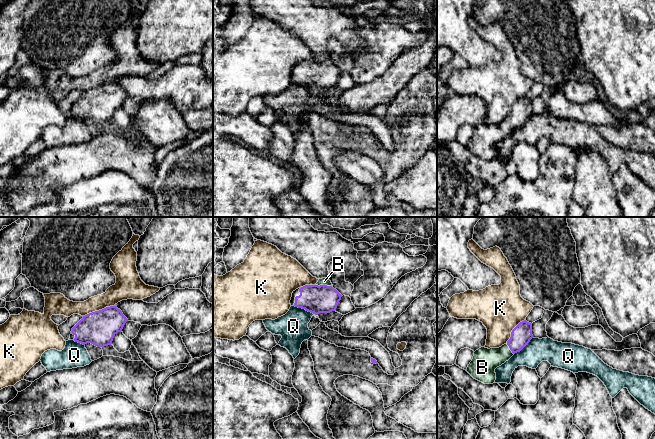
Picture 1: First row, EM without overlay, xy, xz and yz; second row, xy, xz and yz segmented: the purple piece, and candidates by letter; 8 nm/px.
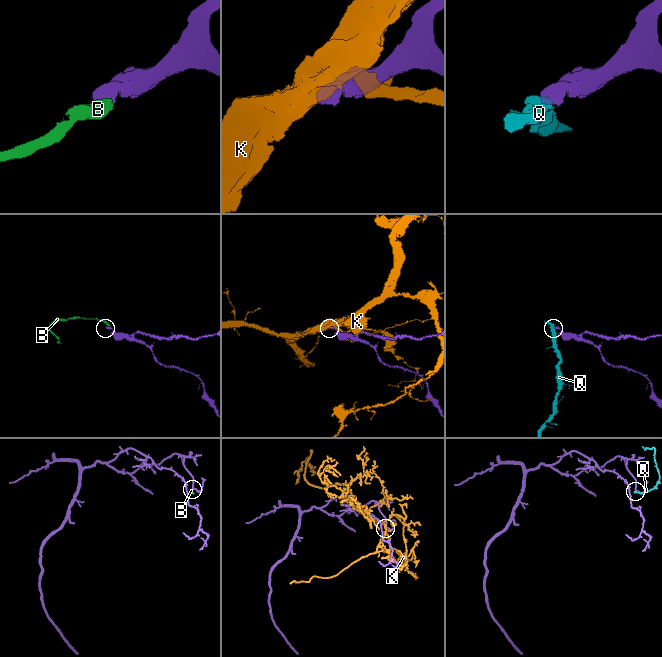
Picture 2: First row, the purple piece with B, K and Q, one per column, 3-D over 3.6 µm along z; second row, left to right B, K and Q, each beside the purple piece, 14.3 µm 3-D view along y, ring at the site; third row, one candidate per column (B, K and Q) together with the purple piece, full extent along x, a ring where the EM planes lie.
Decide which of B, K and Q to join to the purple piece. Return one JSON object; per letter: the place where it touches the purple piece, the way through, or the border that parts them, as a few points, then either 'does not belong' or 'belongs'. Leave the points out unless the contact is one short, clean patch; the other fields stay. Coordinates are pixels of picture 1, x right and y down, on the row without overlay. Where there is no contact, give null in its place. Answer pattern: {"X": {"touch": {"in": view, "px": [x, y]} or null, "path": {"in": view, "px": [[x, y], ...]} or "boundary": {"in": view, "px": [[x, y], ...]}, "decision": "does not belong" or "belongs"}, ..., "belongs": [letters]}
{"B": {"touch": {"in": "xz", "px": [324, 61]}, "path": {"in": "xz", "px": [[316, 75], [323, 68], [324, 61], [324, 57]]}, "decision": "belongs"}, "K": {"touch": {"in": "xy", "px": [99, 86]}, "decision": "does not belong"}, "Q": {"touch": {"in": "xz", "px": [304, 84]}, "boundary": {"in": "xz", "px": [[294, 81], [304, 84], [313, 90]]}, "decision": "does not belong"}, "belongs": ["B"]}

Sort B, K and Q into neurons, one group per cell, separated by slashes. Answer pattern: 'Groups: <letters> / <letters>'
Groups: B / K / Q

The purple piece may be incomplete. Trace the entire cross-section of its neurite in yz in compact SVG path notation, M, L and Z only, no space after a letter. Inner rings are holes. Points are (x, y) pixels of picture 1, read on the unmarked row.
M524 96L512 106L506 120L499 124L481 123L476 126L466 147L484 160L493 160L496 156L495 145L520 128L532 114L532 100Z

